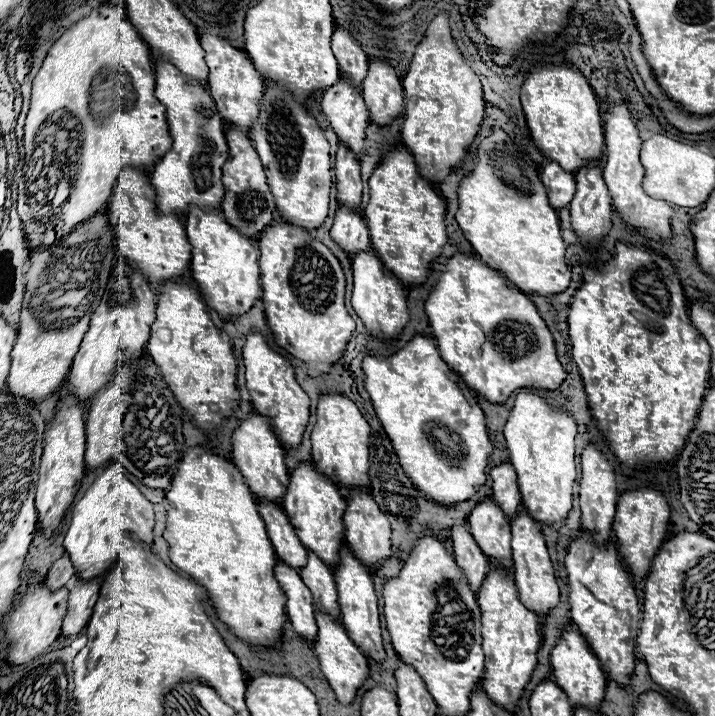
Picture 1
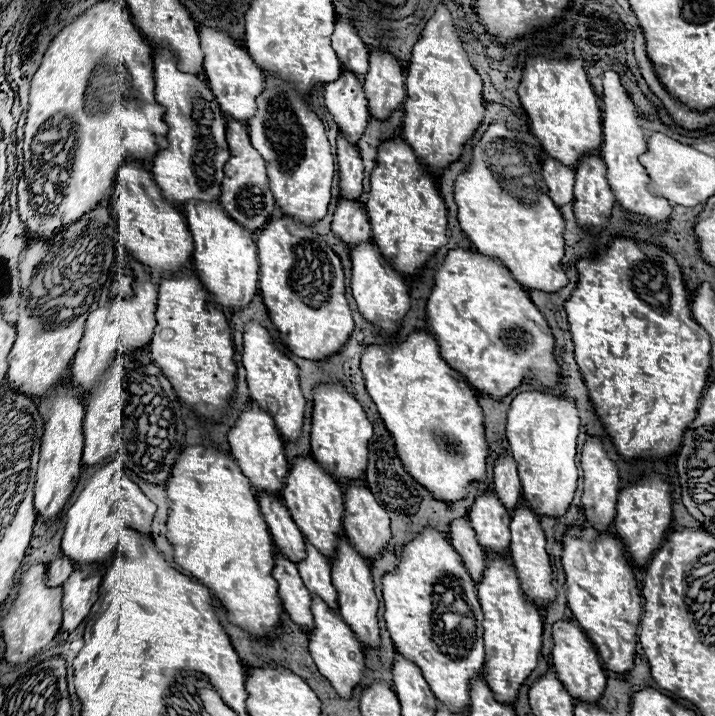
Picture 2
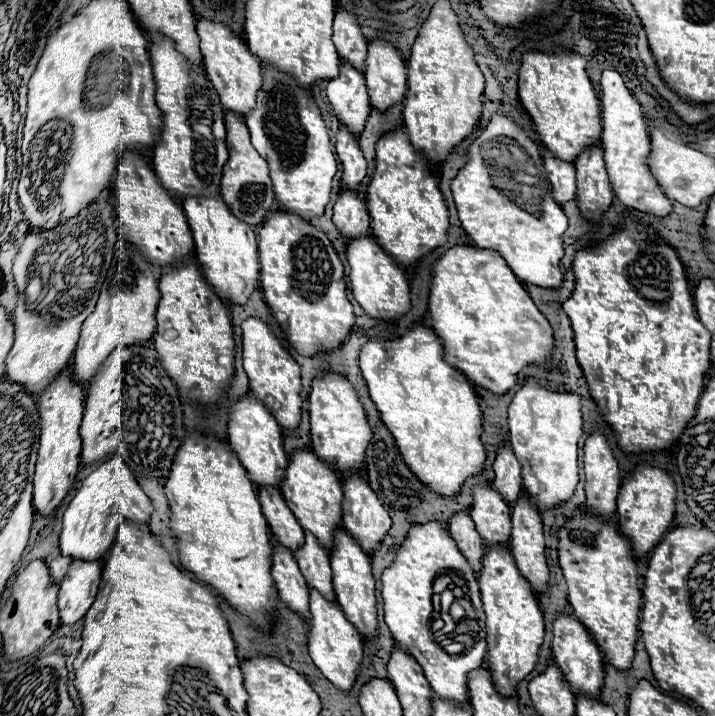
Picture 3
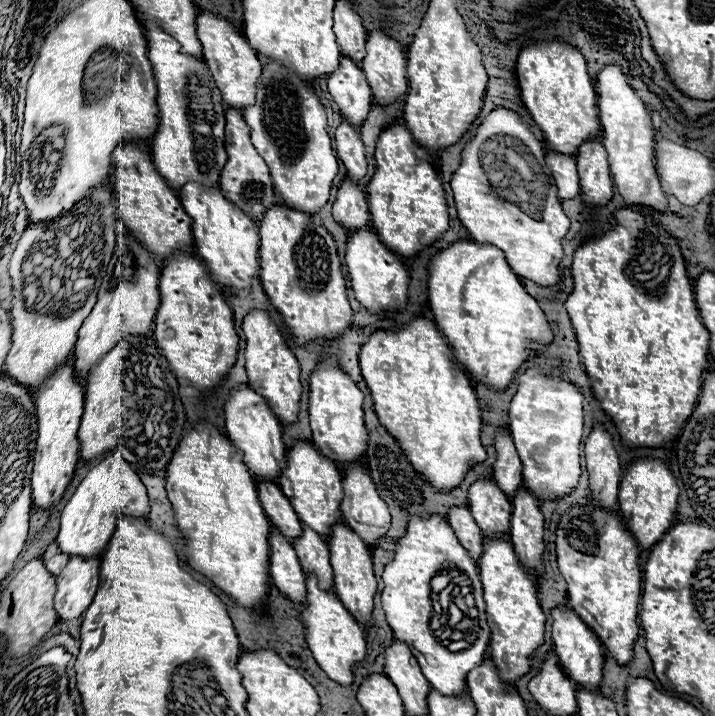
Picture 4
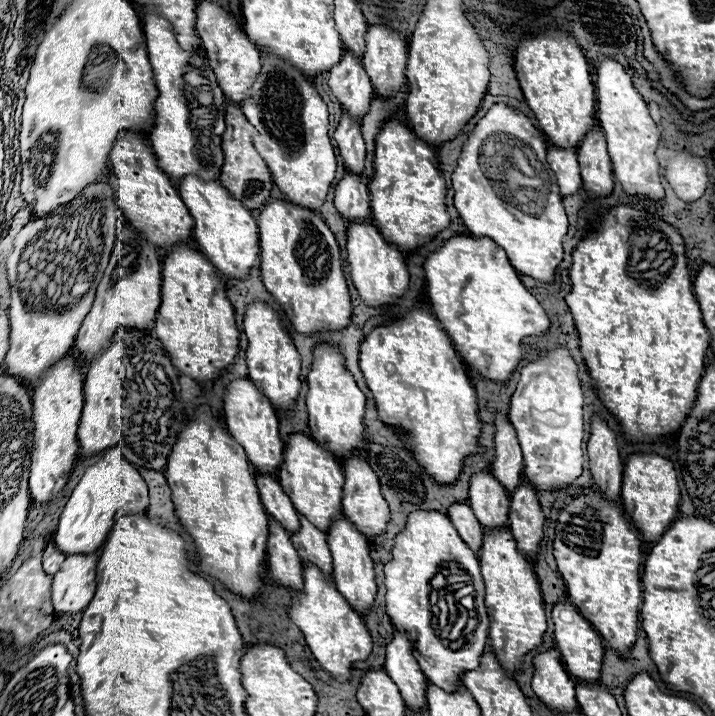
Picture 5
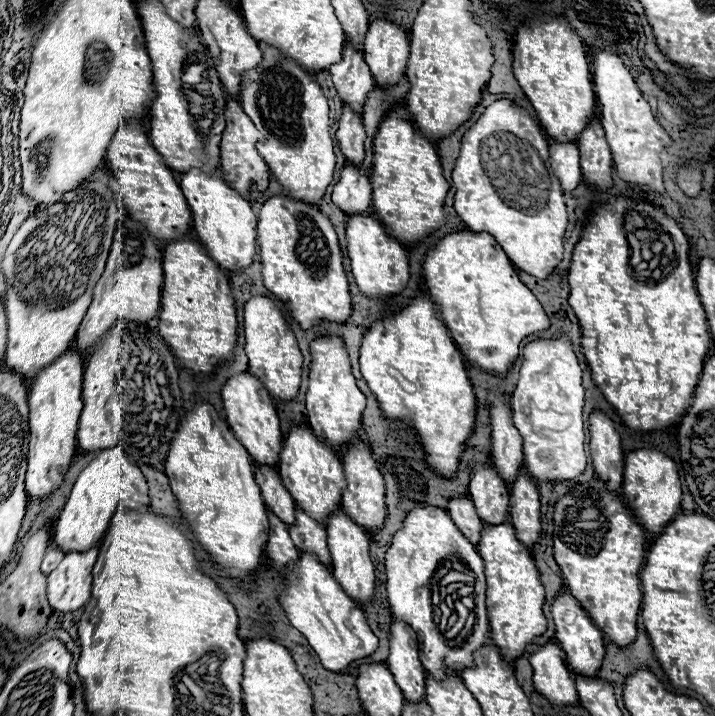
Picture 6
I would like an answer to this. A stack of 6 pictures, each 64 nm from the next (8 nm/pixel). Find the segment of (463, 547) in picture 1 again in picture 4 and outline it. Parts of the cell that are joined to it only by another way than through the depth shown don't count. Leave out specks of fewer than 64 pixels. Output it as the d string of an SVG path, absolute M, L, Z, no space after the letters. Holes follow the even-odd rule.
M466 506L452 508L448 512L448 522L452 524L452 528L454 528L458 540L464 544L464 548L468 548L470 556L474 560L478 560L482 546L484 546L484 536L482 536L482 530L478 528L478 524L474 522L470 510Z

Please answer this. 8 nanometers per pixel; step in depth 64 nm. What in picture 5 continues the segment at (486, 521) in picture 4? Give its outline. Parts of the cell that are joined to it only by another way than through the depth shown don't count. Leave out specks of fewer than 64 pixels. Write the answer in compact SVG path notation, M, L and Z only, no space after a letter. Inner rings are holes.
M478 472L472 476L468 504L484 528L508 524L510 496L492 472Z

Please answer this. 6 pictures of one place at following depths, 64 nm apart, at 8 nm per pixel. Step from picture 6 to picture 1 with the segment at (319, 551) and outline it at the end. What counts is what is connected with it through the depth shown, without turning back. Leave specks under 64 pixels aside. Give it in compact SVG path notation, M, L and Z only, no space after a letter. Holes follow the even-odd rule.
M308 550L308 562L300 568L300 576L310 588L316 604L320 604L320 608L324 608L324 612L328 612L330 616L340 616L332 570L312 550Z

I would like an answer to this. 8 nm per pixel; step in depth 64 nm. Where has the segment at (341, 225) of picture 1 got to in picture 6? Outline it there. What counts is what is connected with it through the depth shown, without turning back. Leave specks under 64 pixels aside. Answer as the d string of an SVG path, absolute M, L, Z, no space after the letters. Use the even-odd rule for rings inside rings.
M344 164L340 170L340 180L332 192L334 204L348 212L368 212L372 200L370 178L354 164Z

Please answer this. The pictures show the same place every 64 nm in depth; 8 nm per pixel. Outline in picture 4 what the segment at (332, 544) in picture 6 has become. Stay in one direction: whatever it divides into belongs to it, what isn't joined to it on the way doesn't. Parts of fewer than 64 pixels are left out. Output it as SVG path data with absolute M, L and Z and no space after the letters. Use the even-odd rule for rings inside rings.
M344 522L332 526L332 532L328 536L328 546L330 546L330 562L334 568L334 592L340 596L340 600L344 600L344 606L352 610L352 616L356 616L356 620L360 620L360 624L368 628L372 624L374 594L376 594L376 578L372 570L370 548Z

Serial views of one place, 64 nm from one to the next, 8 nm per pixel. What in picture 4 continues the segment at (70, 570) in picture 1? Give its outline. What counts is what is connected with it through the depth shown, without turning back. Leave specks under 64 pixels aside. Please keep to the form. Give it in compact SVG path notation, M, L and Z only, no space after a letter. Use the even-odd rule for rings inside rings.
M56 554L50 560L46 560L44 564L46 564L46 570L50 574L56 574L56 572L60 572L60 568L64 568L66 562L68 562L68 554Z

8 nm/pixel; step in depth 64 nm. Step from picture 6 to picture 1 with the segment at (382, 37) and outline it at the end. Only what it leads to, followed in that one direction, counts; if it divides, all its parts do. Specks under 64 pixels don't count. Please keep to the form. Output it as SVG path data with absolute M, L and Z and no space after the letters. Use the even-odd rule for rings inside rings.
M372 60L368 76L362 82L370 120L386 126L404 110L404 88L396 68L382 60Z

